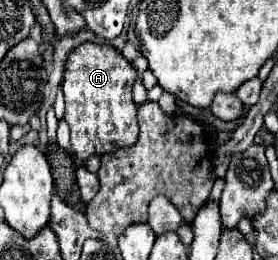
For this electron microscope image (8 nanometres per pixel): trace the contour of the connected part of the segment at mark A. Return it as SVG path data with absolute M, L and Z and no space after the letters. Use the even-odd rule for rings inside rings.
M86 43L70 51L62 79L66 99L64 119L72 129L72 153L86 161L90 155L104 155L120 147L130 147L138 139L136 103L132 101L134 67L110 45Z

